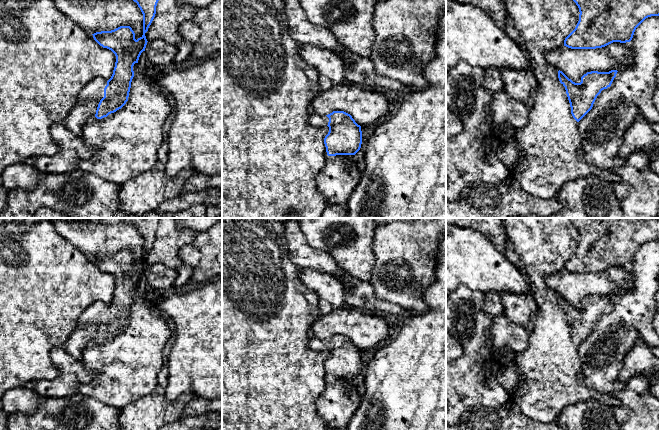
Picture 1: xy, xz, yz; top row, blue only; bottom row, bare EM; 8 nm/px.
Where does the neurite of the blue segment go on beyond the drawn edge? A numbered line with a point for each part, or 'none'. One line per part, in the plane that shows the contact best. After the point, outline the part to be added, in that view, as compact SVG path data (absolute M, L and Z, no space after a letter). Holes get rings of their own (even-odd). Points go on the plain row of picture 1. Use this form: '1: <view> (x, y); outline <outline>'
1: xy (88, 323); outline M98 301L90 305L79 317L75 330L64 344L65 350L76 360L82 361L84 349L96 338L106 309L107 304Z

